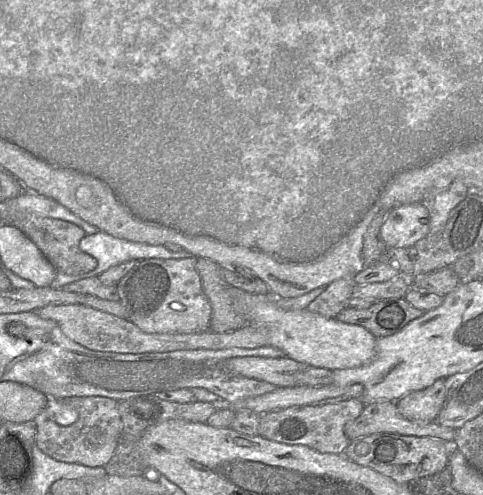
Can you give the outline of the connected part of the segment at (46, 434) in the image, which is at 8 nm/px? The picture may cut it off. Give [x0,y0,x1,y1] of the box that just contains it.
[33,396,122,467]

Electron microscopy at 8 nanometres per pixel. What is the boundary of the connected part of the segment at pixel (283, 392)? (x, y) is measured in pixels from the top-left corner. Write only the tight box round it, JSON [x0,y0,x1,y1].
[213,383,364,415]

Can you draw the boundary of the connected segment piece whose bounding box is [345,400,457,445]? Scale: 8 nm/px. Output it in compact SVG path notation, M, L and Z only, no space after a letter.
M381 400L366 404L360 416L346 425L346 436L352 441L375 433L397 433L431 437L451 445L457 430L445 427L437 421L423 423L408 420L399 413L396 402Z

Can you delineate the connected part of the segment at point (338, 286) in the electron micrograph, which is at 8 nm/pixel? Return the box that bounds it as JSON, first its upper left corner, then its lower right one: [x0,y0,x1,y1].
[306,277,356,318]

